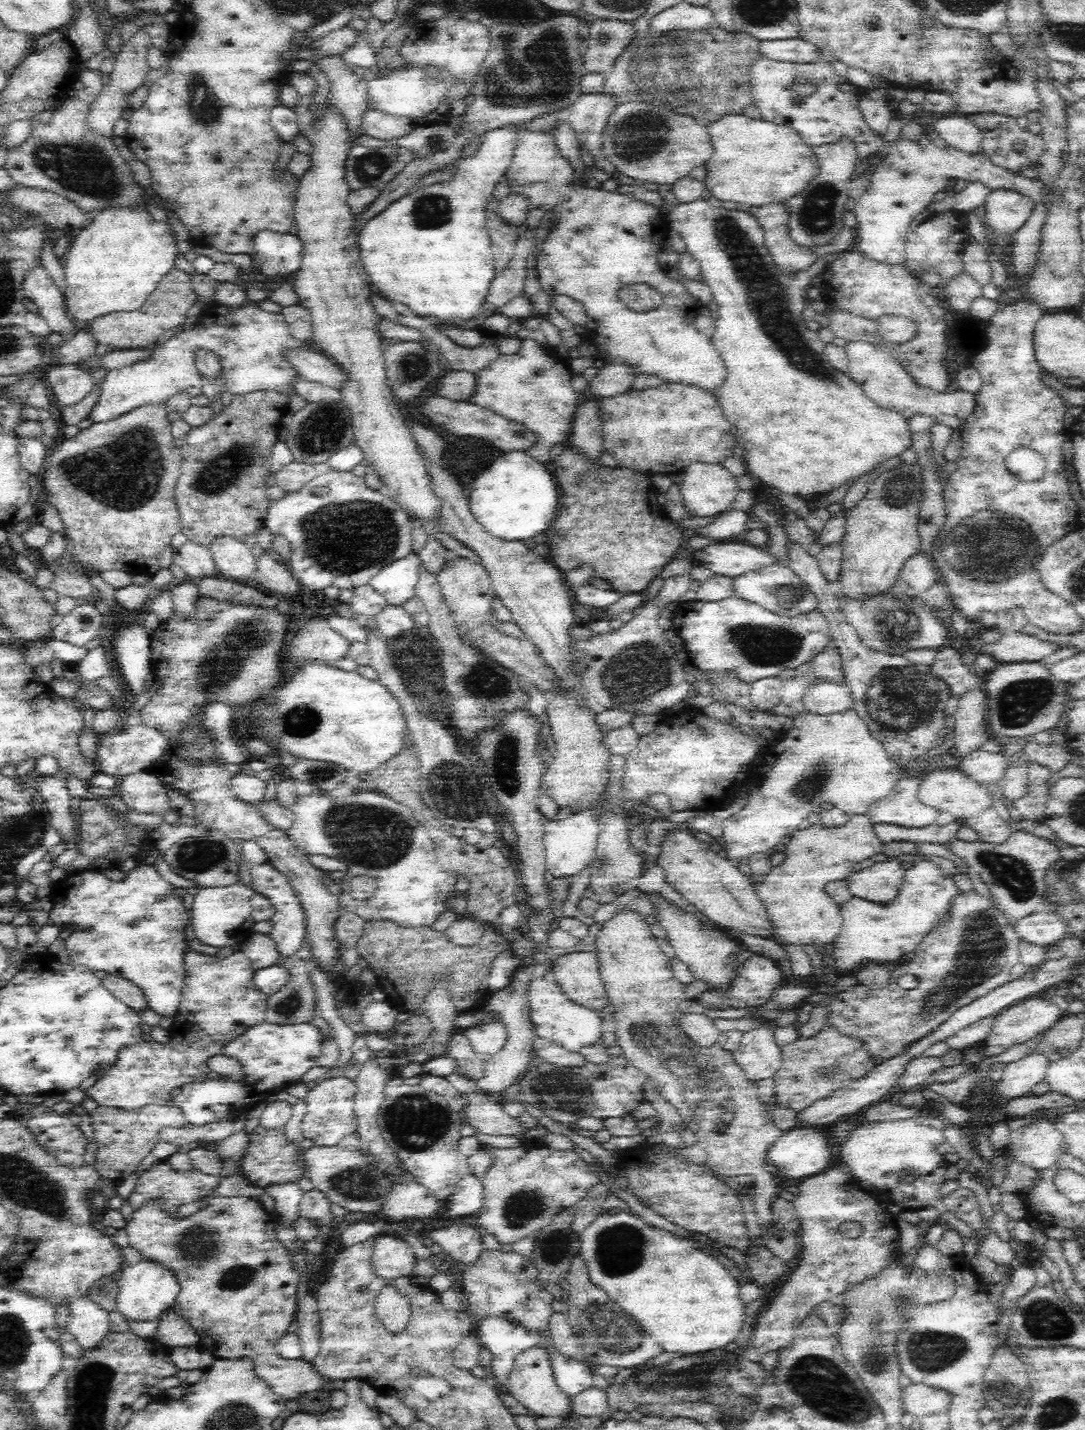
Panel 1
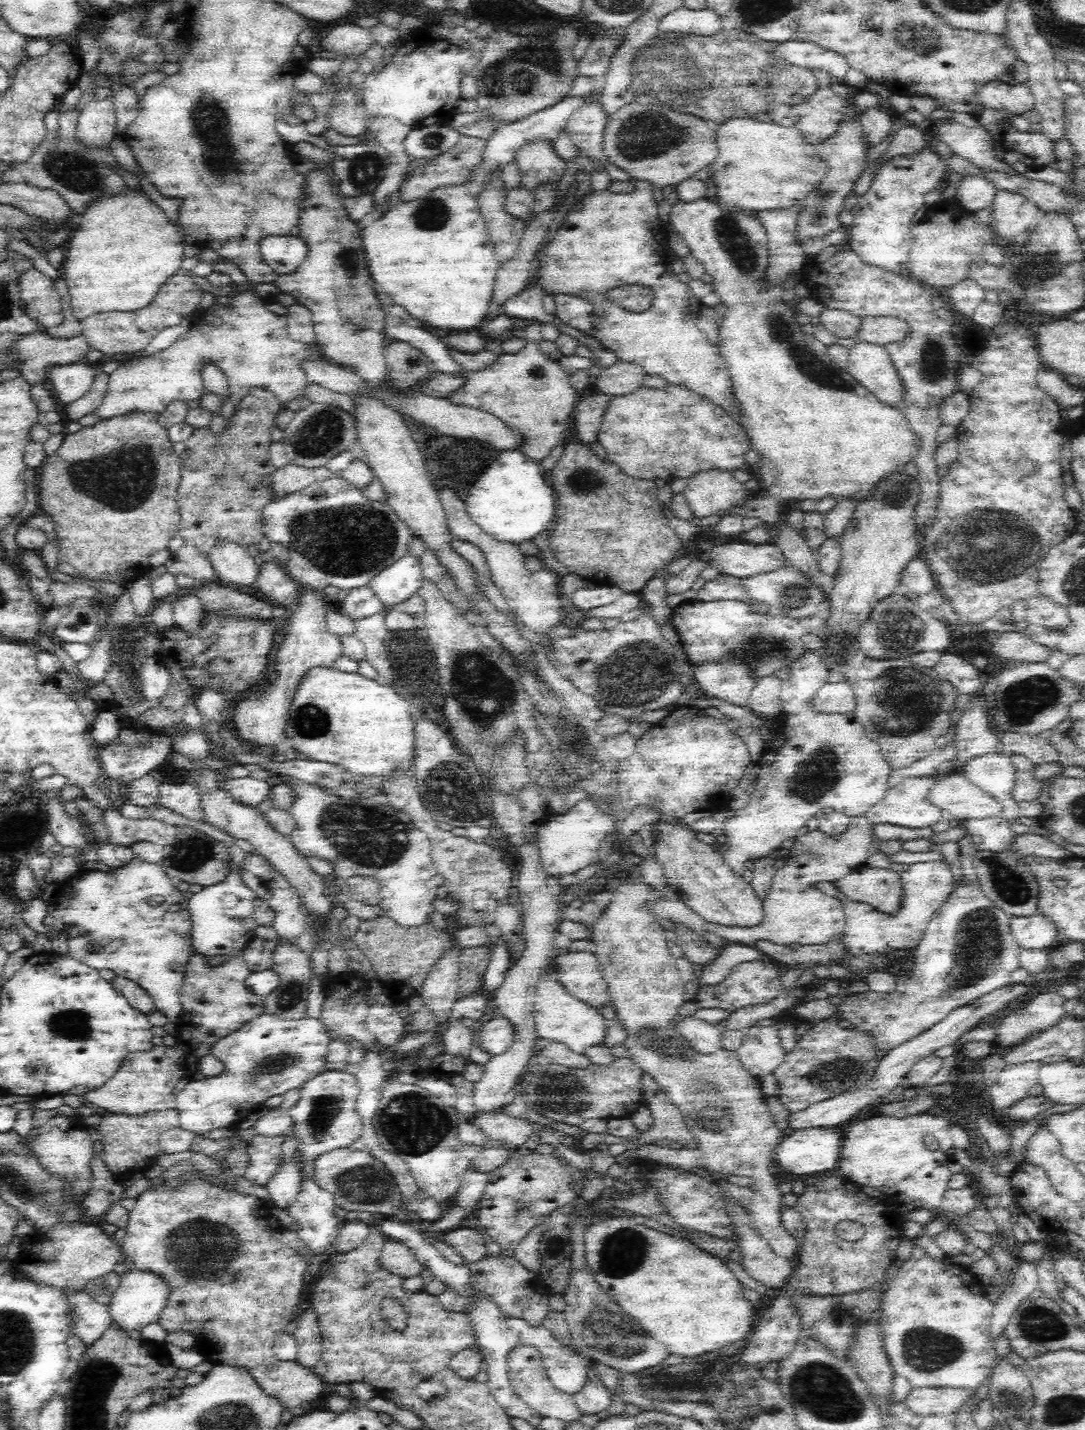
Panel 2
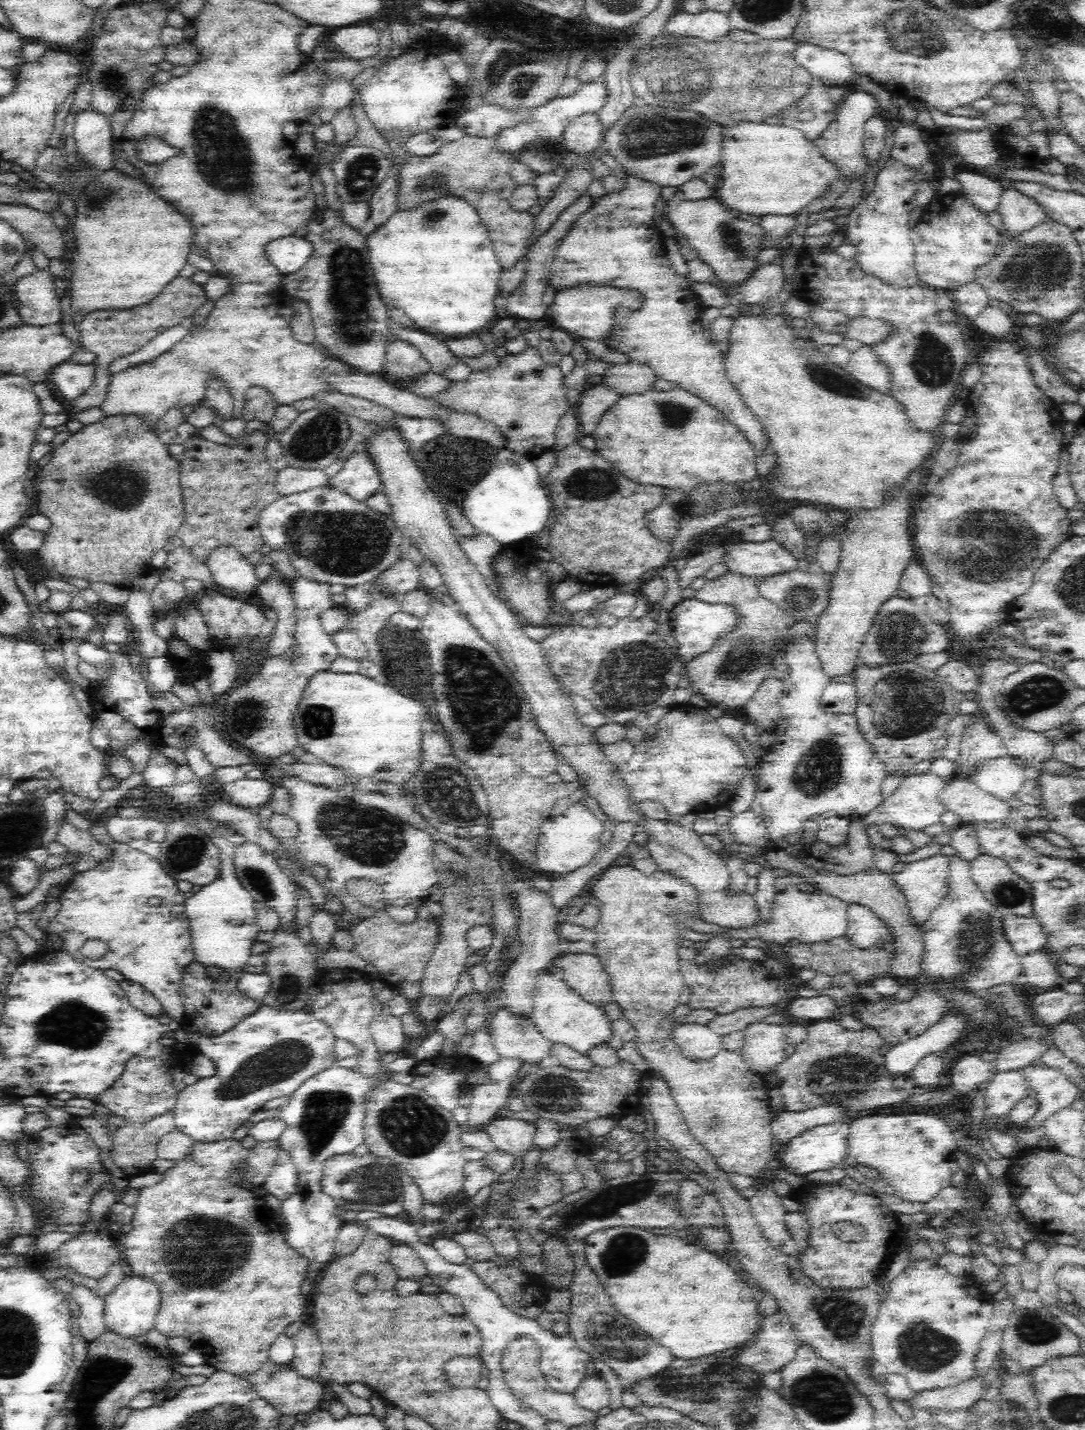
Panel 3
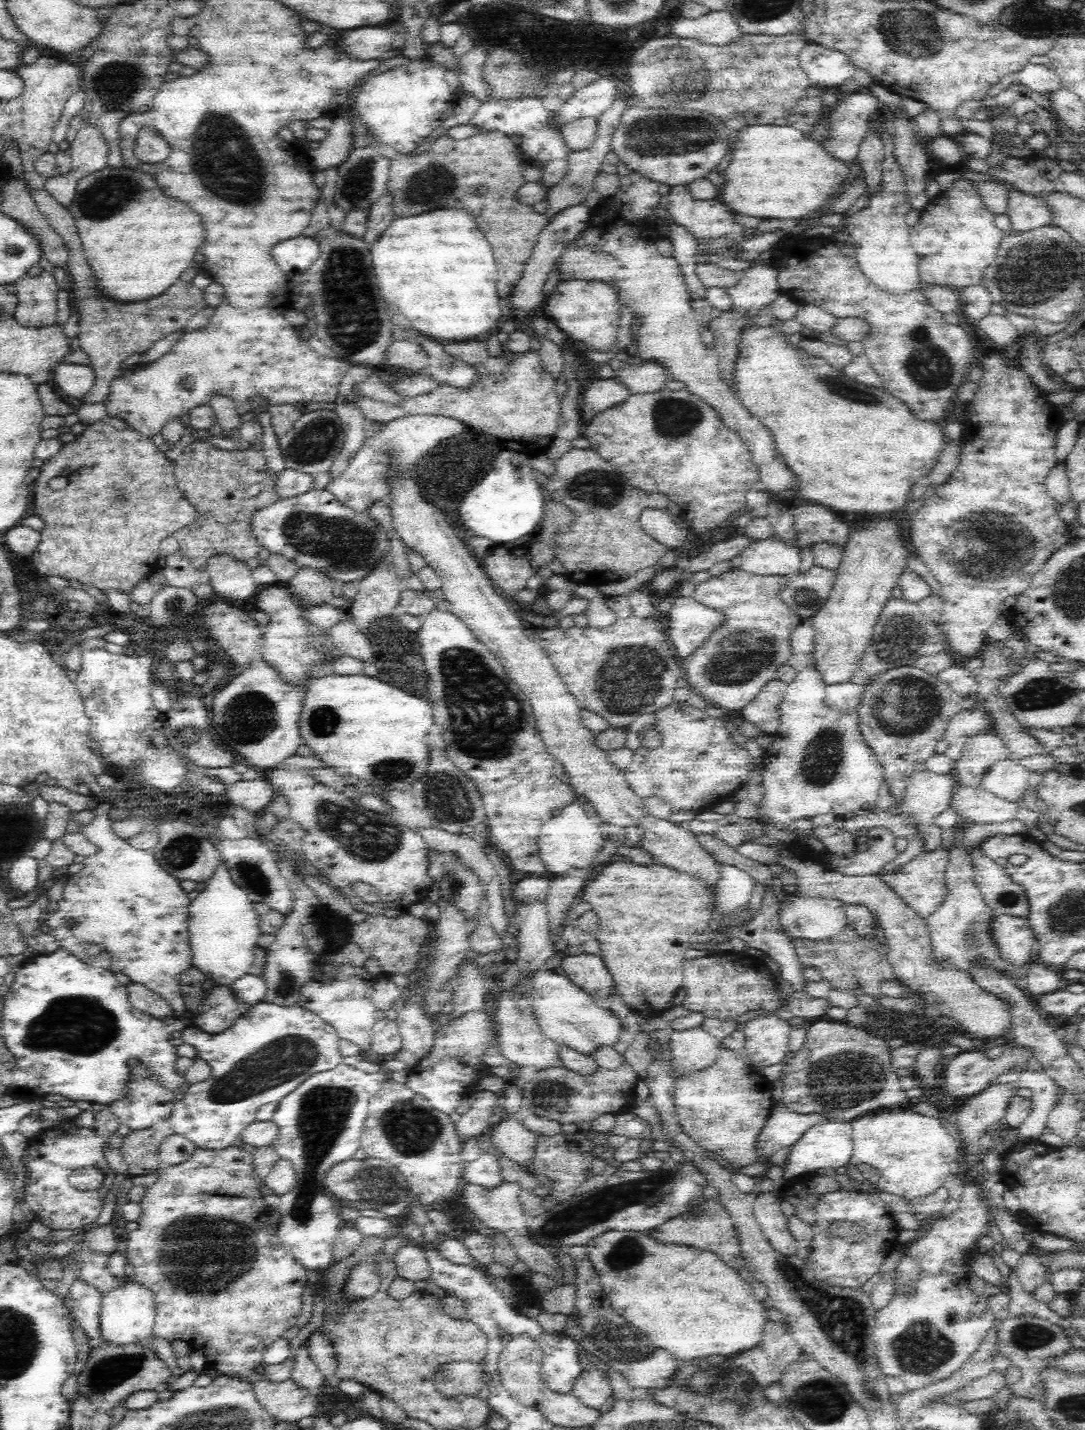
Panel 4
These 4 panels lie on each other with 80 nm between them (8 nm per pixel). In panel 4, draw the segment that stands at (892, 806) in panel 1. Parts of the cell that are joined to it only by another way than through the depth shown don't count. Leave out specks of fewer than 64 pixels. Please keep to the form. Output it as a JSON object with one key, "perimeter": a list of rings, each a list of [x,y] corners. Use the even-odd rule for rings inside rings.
{"perimeter":[[[915,772],[908,779],[902,806],[894,806],[890,812],[905,811],[908,814],[905,818],[911,818],[913,822],[926,827],[932,824],[940,812],[951,807],[955,786],[956,780],[951,772]]]}

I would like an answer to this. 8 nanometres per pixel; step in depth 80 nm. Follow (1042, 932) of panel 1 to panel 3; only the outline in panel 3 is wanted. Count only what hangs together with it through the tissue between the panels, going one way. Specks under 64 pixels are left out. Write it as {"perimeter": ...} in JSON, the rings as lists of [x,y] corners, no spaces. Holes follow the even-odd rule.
{"perimeter":[[[1034,914],[1027,917],[1004,916],[1002,918],[1002,933],[1018,957],[1042,951],[1046,944],[1046,935],[1042,934],[1042,927],[1036,921]]]}

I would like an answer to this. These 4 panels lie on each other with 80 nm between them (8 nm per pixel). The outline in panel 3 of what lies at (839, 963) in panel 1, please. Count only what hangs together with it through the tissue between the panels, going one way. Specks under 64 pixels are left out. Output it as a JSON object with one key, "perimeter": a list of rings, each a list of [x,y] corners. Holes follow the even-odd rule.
{"perimeter":[[[940,853],[904,863],[901,872],[889,875],[904,895],[916,924],[926,922],[945,898],[949,887],[948,864],[949,856]],[[849,904],[847,906],[847,929],[845,932],[851,943],[858,948],[868,948],[870,946],[880,946],[884,940],[890,941],[890,933],[884,930],[882,921],[876,920],[874,914],[868,911],[867,907],[861,904]]]}

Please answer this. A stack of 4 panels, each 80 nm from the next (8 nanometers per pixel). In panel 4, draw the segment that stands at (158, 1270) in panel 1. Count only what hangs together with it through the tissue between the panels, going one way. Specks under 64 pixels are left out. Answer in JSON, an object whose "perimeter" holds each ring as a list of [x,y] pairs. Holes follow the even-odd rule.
{"perimeter":[[[134,1281],[111,1290],[102,1297],[98,1322],[100,1335],[106,1343],[116,1345],[116,1347],[139,1344],[140,1340],[153,1334],[155,1310],[152,1291]]]}

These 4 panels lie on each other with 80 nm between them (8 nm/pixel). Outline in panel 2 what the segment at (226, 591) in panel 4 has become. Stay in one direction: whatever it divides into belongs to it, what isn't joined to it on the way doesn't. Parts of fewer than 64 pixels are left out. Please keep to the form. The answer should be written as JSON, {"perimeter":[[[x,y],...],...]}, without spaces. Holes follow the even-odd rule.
{"perimeter":[[[228,541],[217,542],[209,552],[208,560],[223,585],[234,588],[255,586],[259,567],[249,550],[240,545]]]}

